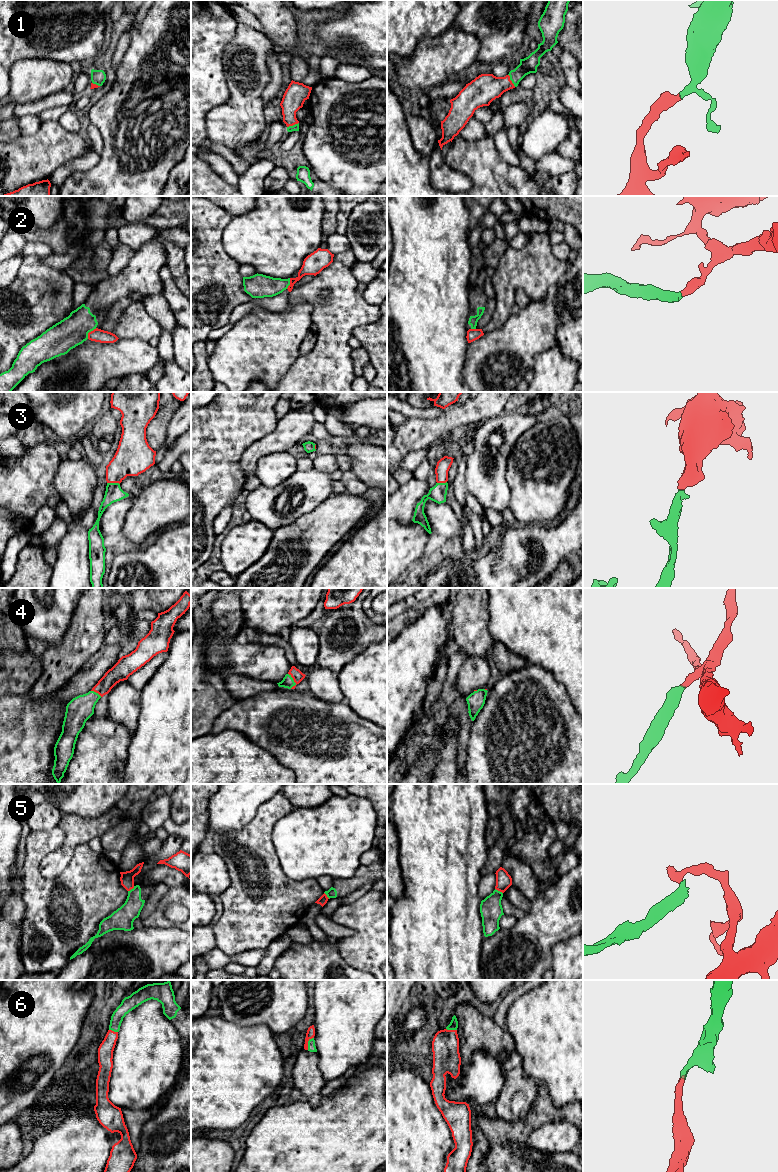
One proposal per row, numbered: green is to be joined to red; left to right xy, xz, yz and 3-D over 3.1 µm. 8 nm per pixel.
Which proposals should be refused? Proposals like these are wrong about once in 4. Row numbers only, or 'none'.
2, 5

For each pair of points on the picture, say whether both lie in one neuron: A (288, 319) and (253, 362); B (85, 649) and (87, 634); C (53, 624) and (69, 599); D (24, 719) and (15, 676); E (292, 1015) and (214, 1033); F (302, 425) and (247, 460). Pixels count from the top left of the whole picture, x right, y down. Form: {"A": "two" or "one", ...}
{"A": "one", "B": "one", "C": "one", "D": "two", "E": "two", "F": "one"}

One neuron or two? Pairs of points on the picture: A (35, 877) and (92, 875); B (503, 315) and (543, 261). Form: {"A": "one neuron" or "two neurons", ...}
{"A": "one neuron", "B": "one neuron"}

